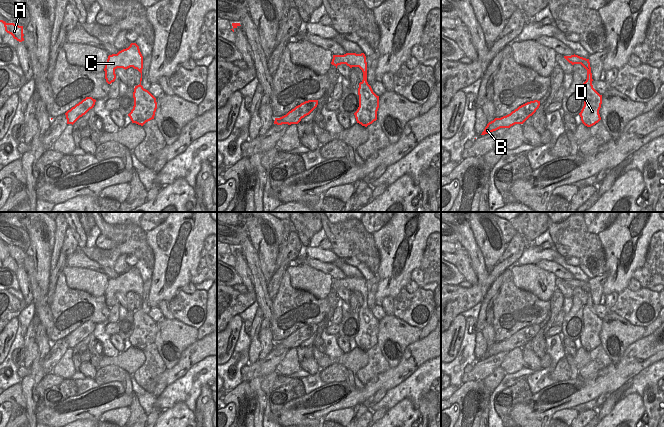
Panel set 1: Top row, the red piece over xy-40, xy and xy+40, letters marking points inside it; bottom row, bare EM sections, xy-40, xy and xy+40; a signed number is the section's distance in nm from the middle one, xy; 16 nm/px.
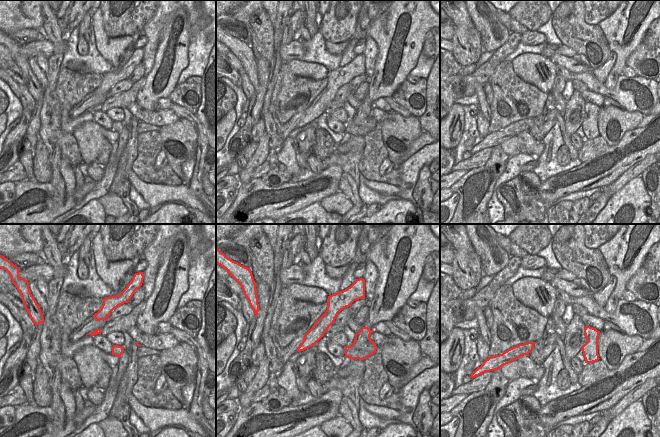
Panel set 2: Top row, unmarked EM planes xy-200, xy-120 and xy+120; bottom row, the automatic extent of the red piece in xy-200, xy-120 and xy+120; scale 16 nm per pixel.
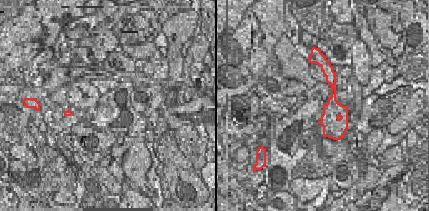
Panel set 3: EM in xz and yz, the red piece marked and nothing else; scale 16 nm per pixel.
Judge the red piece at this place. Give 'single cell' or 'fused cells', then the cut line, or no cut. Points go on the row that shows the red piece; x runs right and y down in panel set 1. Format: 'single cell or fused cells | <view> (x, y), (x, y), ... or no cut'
fused cells | xy+40 (586, 80), (591, 82)

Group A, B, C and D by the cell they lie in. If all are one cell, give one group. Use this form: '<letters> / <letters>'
A D / B C

